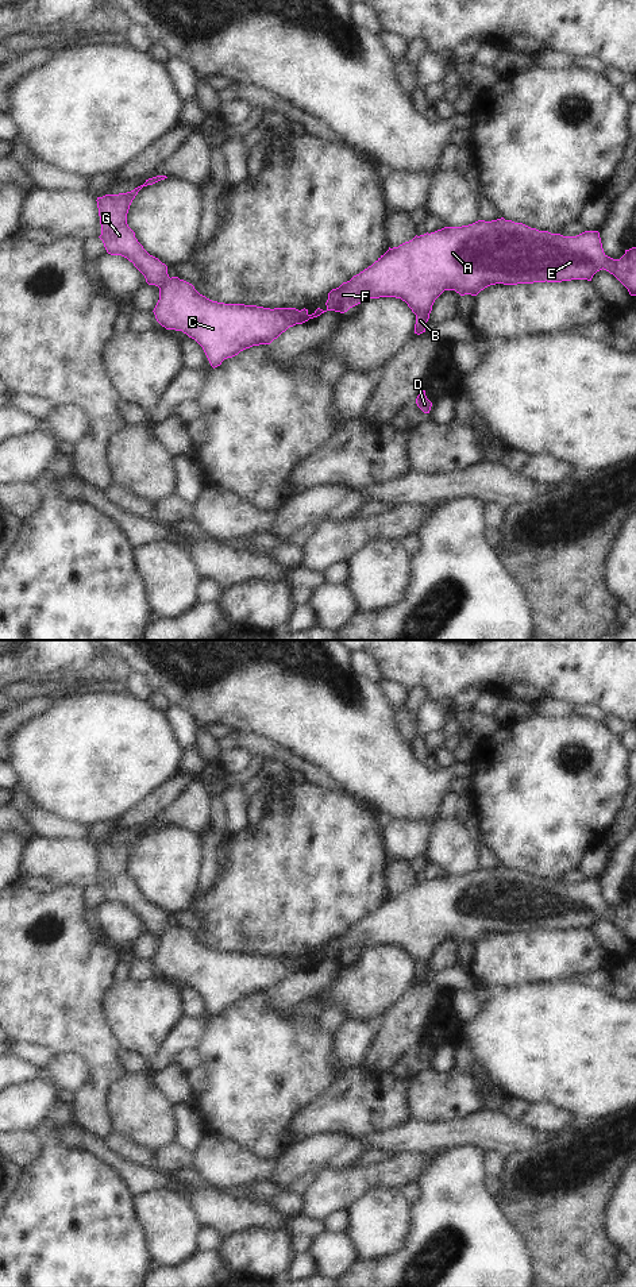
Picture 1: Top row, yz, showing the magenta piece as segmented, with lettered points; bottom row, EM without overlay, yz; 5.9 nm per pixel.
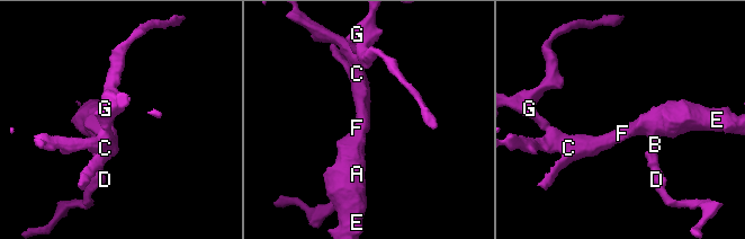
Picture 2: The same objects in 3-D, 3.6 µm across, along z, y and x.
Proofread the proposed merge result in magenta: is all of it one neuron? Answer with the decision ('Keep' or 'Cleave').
Keep.

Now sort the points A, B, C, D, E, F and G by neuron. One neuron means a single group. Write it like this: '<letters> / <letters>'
A B C D E F G

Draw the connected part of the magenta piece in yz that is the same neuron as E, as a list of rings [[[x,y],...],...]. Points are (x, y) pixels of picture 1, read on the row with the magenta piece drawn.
[[[157,176],[131,192],[97,197],[101,224],[99,238],[108,254],[127,258],[144,275],[149,285],[159,288],[159,300],[153,311],[157,321],[166,330],[182,331],[194,339],[203,347],[213,369],[246,348],[270,344],[289,327],[302,324],[327,311],[344,313],[370,298],[396,297],[405,301],[416,315],[415,334],[420,335],[425,332],[435,300],[444,290],[455,290],[460,296],[477,296],[485,288],[496,284],[591,281],[593,275],[604,269],[613,274],[631,296],[636,296],[636,247],[625,250],[620,259],[613,259],[604,253],[598,231],[563,236],[501,217],[492,221],[478,220],[462,227],[444,227],[431,234],[416,235],[398,247],[389,247],[371,266],[332,289],[325,303],[327,309],[317,308],[312,315],[305,308],[301,311],[296,308],[270,309],[217,303],[200,294],[192,284],[178,277],[170,278],[167,266],[143,248],[127,224],[128,209],[138,192],[165,178],[167,177]]]

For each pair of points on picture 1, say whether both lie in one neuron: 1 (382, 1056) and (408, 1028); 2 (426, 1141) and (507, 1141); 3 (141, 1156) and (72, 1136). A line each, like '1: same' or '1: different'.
1: same
2: same
3: different

